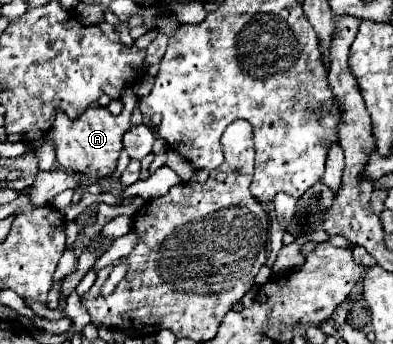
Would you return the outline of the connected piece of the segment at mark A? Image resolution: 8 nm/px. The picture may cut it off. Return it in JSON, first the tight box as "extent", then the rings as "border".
{"extent":[51,89,138,177],"border":[[[128,89],[128,92],[130,92],[130,103],[120,115],[111,115],[107,107],[87,107],[77,119],[69,119],[61,109],[55,111],[51,135],[55,143],[57,161],[67,171],[81,171],[87,173],[89,177],[109,177],[113,173],[113,167],[117,165],[119,159],[119,151],[123,147],[121,145],[123,133],[132,127],[130,116],[138,99],[133,89]]]}

